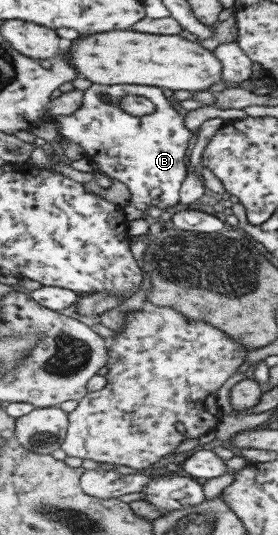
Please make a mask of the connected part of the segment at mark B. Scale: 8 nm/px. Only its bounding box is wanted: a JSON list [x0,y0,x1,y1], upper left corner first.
[53,83,195,212]

